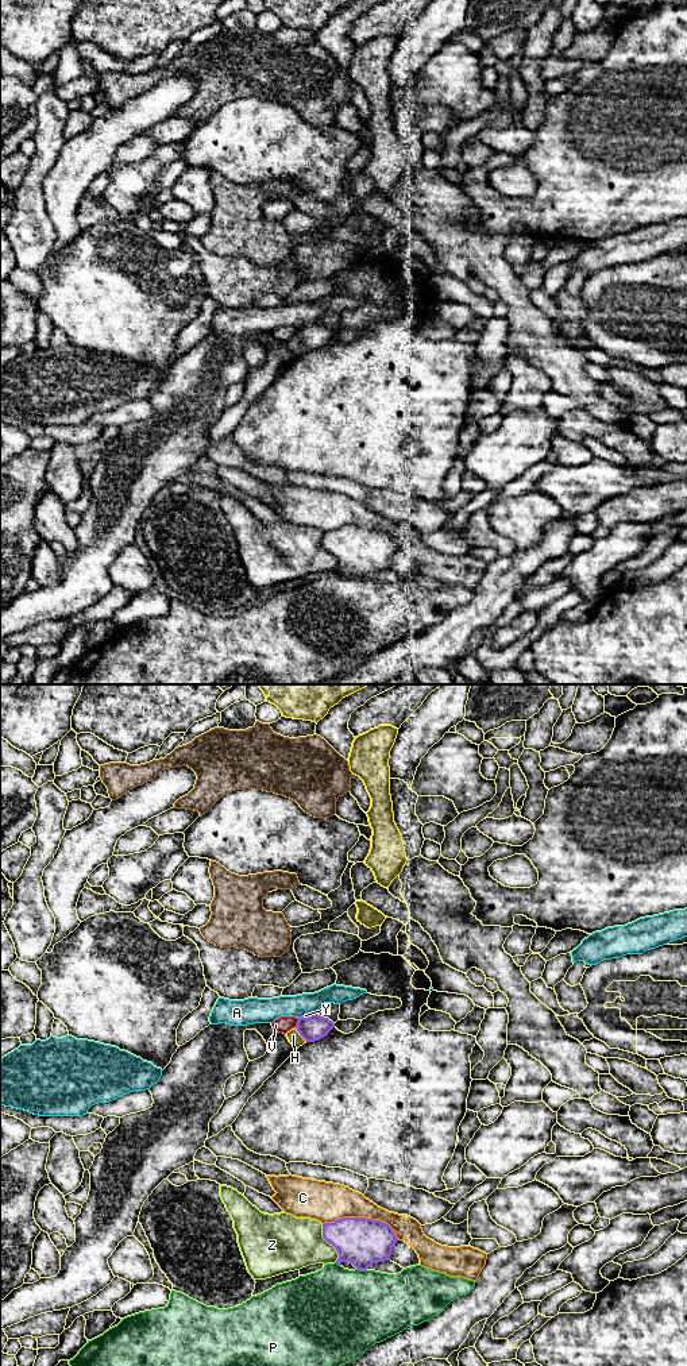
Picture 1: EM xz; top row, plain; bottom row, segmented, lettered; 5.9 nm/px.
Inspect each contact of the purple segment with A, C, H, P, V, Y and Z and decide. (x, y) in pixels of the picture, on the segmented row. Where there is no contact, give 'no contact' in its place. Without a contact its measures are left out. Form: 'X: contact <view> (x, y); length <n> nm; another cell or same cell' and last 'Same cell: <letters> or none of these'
A: contact xz (315, 1014); length 30 nm; another cell
C: contact xz (363, 1218); length 460 nm; another cell
H: contact xz (300, 1034); length 120 nm; another cell
P: contact xz (362, 1269); length 70 nm; another cell
V: contact xz (297, 1022); length 60 nm; another cell
Y: contact xz (307, 1017); length 80 nm; another cell
Z: contact xz (330, 1243); length 240 nm; another cell
Same cell: none of these

